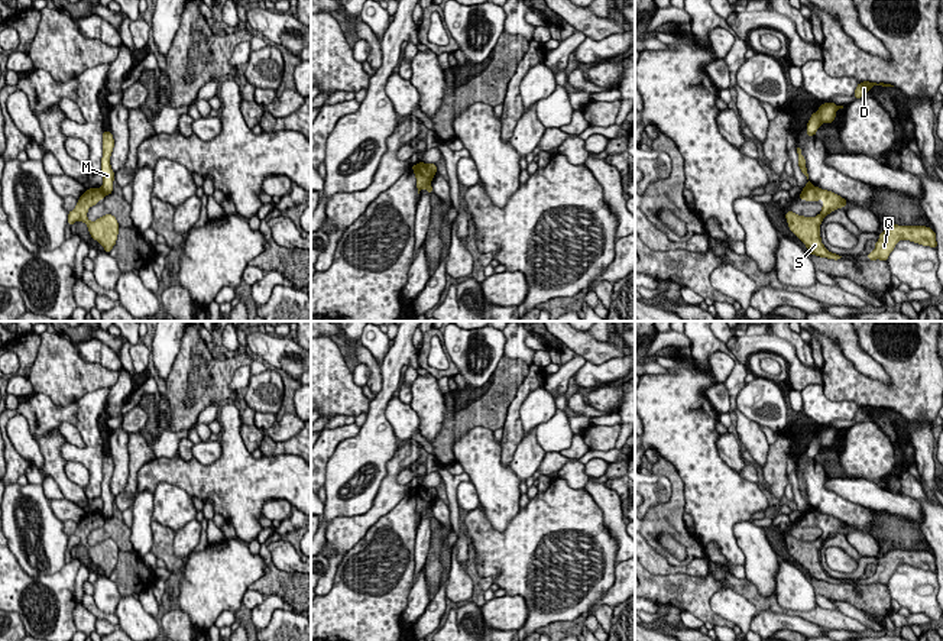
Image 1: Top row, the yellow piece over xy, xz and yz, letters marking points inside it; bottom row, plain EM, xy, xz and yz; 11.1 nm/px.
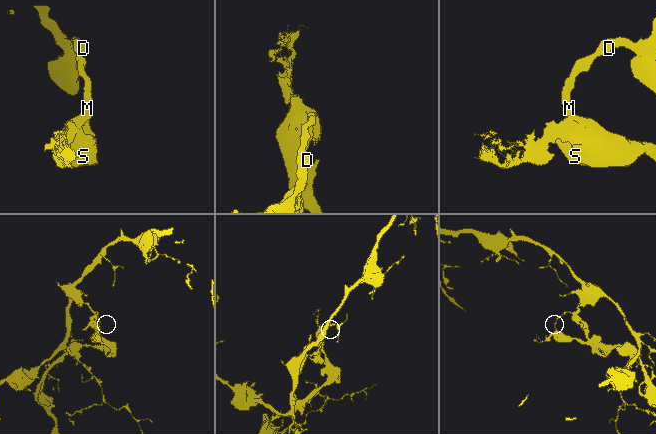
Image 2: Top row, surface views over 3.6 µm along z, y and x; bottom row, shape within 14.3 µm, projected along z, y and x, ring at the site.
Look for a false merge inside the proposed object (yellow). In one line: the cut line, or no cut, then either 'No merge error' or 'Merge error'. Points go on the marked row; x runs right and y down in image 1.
Split along yz (812, 184), (803, 190). Merge error

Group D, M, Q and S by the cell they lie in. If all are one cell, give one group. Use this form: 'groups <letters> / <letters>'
groups D M / Q S

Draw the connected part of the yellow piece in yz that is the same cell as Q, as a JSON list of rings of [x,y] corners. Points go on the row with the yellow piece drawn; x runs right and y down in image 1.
[[[894,224],[879,233],[879,240],[875,242],[875,249],[868,253],[866,259],[888,260],[889,253],[900,240],[910,240],[923,246],[937,247],[936,233],[930,227]]]

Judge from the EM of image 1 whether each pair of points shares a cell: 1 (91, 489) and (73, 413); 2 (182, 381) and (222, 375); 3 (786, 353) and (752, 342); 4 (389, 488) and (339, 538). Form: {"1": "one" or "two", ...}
{"1": "one", "2": "one", "3": "one", "4": "one"}

